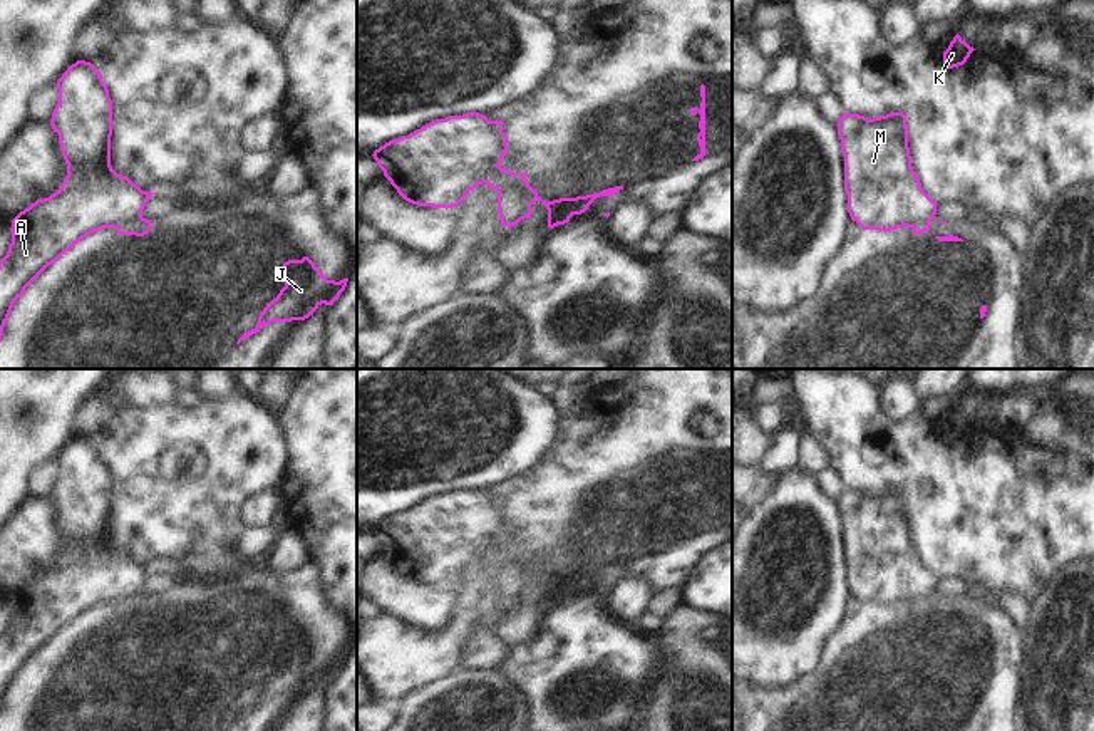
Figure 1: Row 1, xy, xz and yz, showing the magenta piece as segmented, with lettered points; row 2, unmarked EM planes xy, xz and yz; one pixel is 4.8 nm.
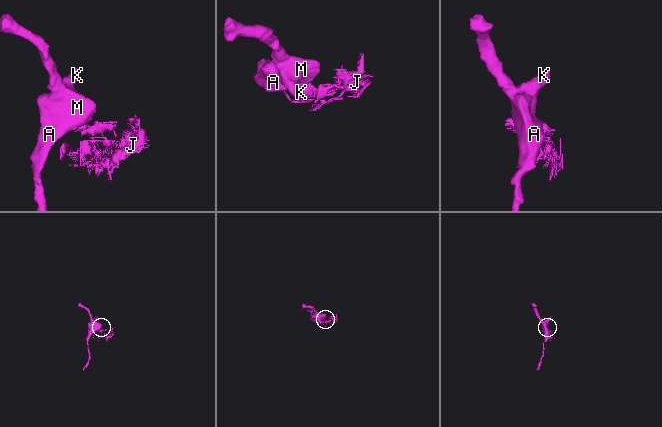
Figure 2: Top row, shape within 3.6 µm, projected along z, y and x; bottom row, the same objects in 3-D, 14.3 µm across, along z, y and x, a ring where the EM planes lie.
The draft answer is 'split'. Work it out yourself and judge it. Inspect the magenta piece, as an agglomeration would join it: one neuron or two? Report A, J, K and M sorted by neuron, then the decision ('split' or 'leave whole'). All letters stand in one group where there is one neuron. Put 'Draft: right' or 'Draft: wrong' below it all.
A K M / J; split
Draft: right

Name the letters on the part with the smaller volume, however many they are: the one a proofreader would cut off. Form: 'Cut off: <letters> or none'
Cut off: J

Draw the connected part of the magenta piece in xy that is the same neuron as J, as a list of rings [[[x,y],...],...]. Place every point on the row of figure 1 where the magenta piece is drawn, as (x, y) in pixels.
[[[308,257],[285,262],[281,267],[281,280],[285,287],[266,303],[258,317],[256,327],[245,332],[236,344],[271,322],[305,320],[322,303],[333,305],[348,282],[348,278],[340,282],[327,280]]]

